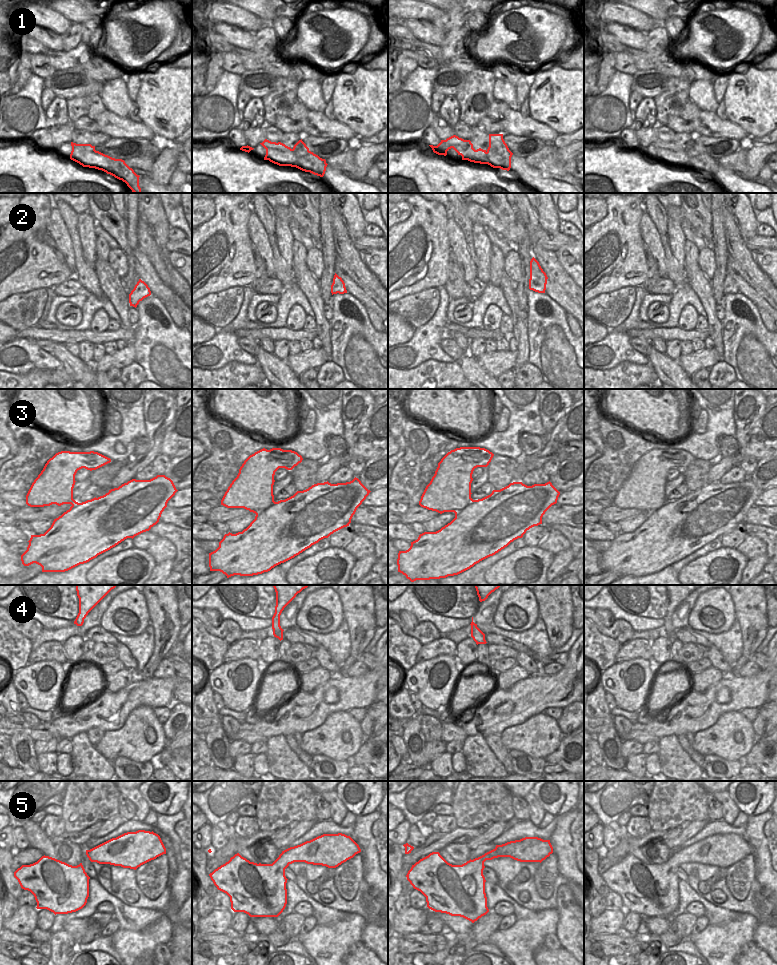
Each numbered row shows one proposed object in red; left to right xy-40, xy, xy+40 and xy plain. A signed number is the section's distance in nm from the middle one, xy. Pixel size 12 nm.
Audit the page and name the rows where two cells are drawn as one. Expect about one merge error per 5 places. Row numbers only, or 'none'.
1

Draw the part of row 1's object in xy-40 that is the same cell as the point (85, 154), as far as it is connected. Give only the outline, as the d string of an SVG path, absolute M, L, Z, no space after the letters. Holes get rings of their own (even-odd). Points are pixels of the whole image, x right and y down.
M71 142L72 151L70 159L79 163L83 167L102 170L114 176L116 171L110 167L110 160L115 159L95 150L91 144L76 144Z

